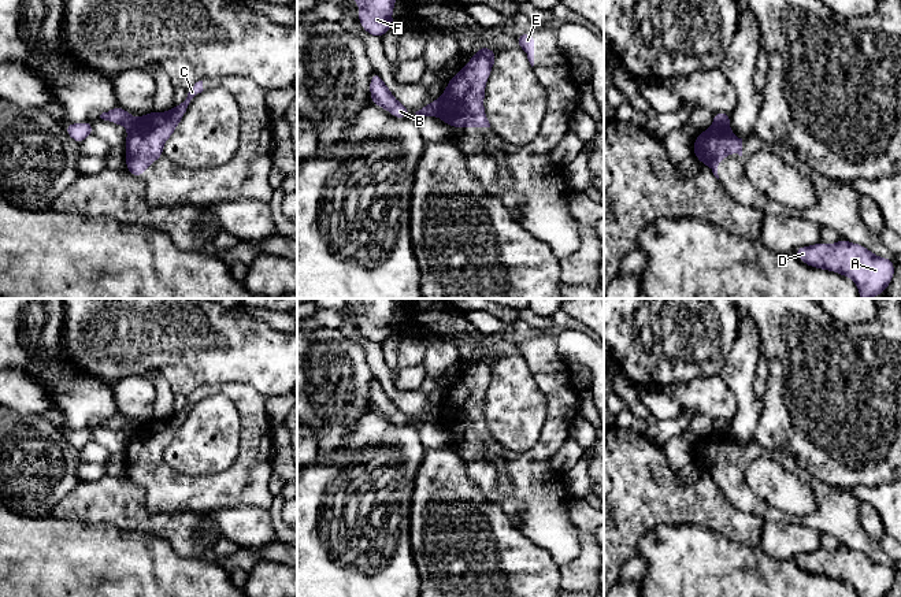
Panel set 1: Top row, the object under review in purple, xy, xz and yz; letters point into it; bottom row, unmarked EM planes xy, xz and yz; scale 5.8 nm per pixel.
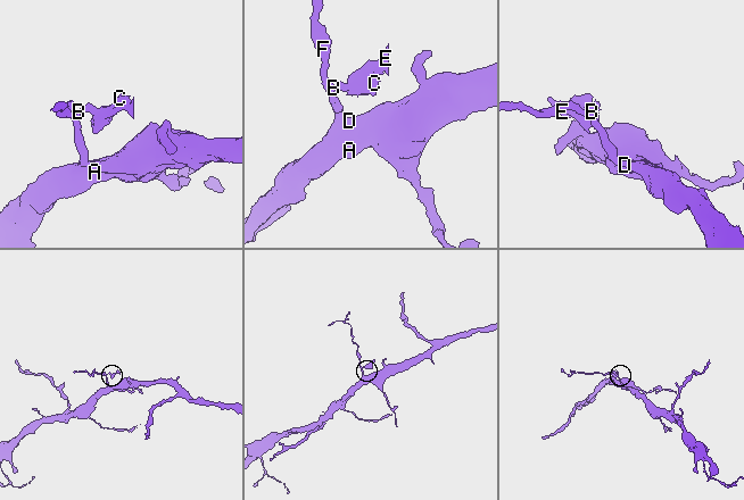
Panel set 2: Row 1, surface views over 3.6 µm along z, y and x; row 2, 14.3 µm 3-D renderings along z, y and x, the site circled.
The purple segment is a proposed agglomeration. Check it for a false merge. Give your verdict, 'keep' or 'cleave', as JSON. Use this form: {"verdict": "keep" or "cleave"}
{"verdict": "cleave"}

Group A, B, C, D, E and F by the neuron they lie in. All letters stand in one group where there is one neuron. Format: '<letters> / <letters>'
A B D F / C E

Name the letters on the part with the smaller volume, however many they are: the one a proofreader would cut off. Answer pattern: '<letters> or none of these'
C, E

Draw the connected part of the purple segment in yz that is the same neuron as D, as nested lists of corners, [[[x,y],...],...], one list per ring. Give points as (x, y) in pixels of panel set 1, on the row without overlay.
[[[843,545],[835,550],[800,553],[794,561],[809,574],[830,576],[854,587],[859,597],[886,597],[894,583],[891,564],[875,563],[860,550]]]

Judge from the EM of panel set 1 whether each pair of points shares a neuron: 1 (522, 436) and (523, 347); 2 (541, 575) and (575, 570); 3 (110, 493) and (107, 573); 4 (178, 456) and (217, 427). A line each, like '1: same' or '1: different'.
1: different
2: different
3: different
4: same

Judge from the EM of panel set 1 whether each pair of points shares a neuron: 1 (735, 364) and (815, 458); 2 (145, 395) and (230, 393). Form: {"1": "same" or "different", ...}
{"1": "different", "2": "different"}

